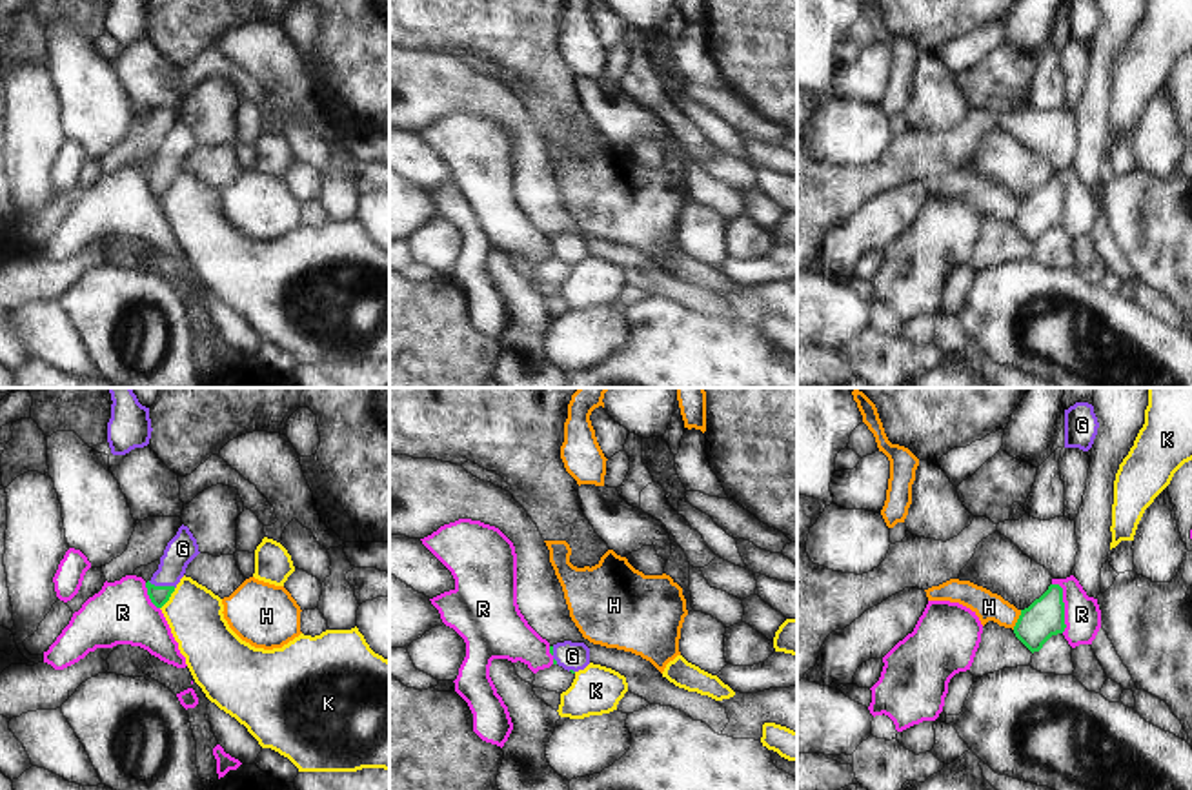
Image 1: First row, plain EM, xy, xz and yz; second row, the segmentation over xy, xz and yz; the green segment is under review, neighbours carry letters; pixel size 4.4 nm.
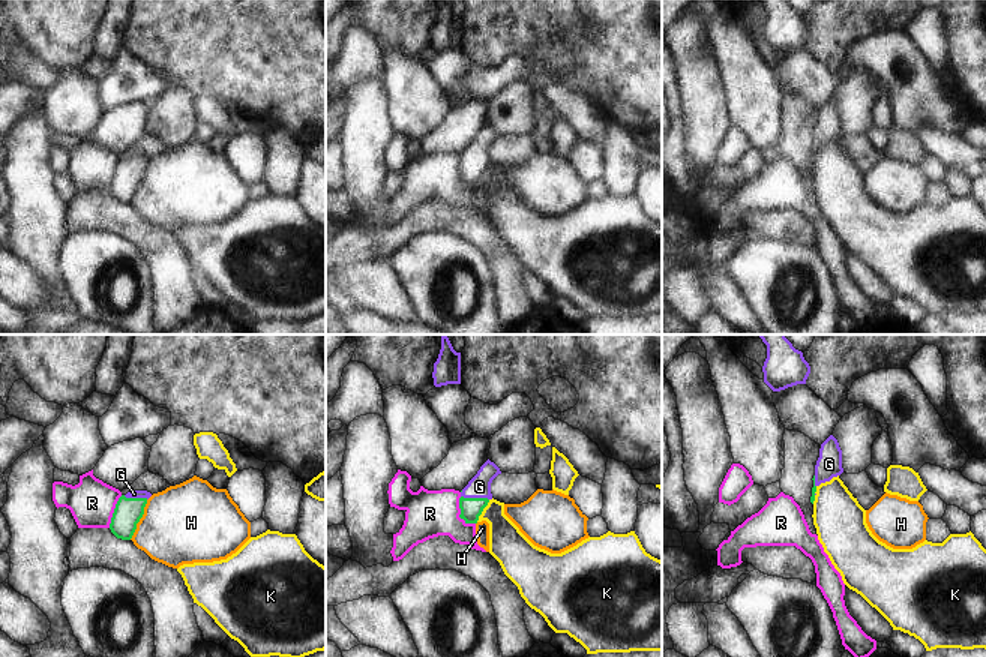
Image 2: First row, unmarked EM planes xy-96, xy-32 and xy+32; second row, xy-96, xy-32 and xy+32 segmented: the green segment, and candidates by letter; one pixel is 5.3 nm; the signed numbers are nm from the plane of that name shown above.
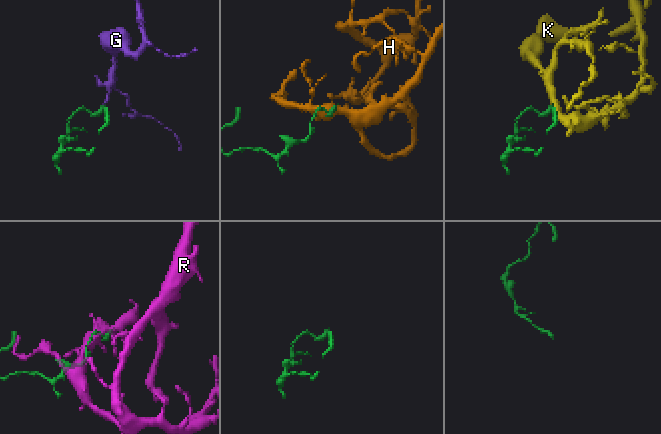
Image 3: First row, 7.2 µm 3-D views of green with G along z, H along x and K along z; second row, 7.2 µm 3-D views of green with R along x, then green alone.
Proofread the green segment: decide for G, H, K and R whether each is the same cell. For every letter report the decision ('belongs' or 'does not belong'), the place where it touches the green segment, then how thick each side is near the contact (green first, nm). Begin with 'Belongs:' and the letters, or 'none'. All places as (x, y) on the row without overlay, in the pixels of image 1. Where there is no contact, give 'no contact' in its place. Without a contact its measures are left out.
Belongs: G
G: belongs; contact xy (162, 179); calibres 90 and 140 nm
H: does not belong; contact yz (1018, 212); calibres 170 and 130 nm
K: does not belong; contact xy (168, 192); calibres 90 and 240 nm
R: does not belong; contact yz (1063, 199); calibres 170 and 160 nm

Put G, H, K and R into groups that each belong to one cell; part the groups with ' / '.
G / H / K / R

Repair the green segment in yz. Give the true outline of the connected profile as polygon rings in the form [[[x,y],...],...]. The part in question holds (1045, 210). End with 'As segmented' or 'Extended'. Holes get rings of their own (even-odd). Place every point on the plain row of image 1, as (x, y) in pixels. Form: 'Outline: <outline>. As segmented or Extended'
Outline: [[[1050,177],[1039,191],[1021,202],[1014,226],[1034,246],[1039,244],[1052,228],[1063,226],[1065,220],[1063,180]]]. As segmented

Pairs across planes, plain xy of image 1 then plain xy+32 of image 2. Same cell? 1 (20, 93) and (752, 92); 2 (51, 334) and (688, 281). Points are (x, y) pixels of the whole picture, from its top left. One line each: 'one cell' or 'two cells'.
1: two cells
2: two cells

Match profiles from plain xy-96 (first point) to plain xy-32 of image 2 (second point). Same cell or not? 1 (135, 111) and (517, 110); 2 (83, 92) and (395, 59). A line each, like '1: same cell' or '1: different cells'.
1: different cells
2: same cell

